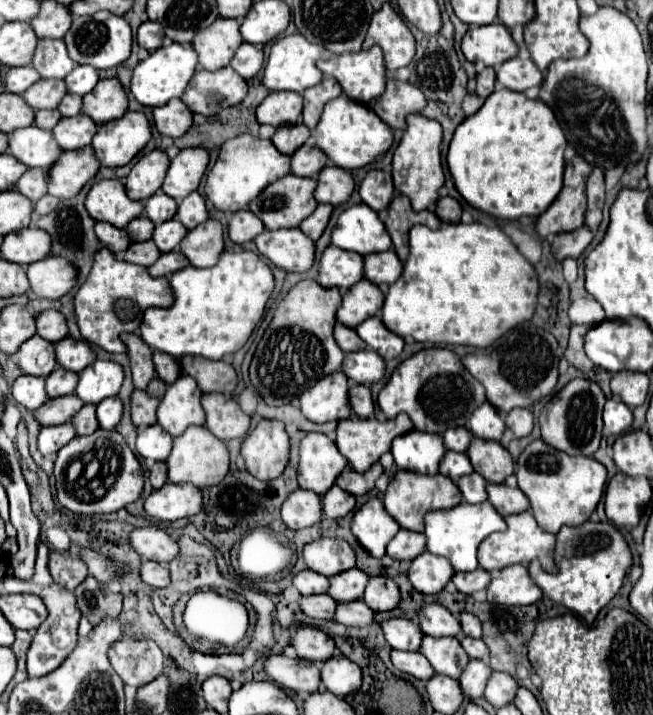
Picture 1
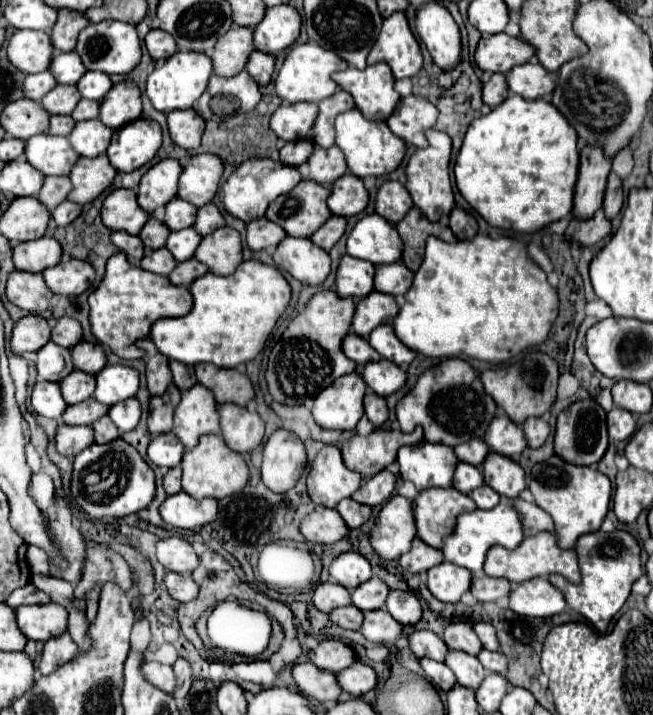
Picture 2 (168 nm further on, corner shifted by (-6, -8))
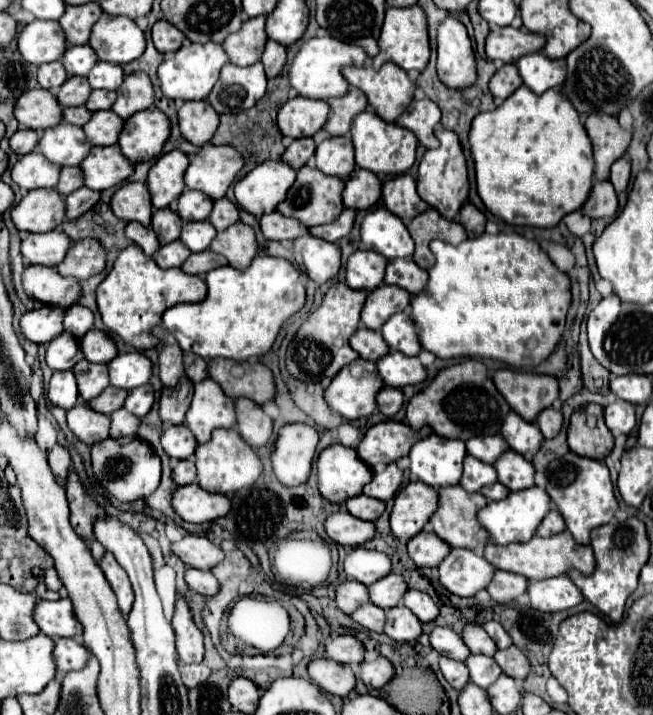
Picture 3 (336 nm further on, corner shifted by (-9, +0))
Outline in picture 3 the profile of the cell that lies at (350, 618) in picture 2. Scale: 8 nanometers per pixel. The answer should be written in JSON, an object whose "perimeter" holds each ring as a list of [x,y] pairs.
{"perimeter":[[[373,603],[361,605],[357,611],[351,613],[351,619],[357,621],[359,625],[367,627],[369,631],[383,633],[383,623],[385,623],[385,611]]]}

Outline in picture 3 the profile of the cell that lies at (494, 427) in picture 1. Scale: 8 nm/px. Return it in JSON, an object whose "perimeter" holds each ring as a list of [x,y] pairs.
{"perimeter":[[[509,411],[507,417],[503,419],[501,435],[509,443],[509,447],[521,455],[539,451],[539,447],[543,443],[543,435],[541,435],[539,427],[535,427],[535,423],[525,421],[515,411]]]}

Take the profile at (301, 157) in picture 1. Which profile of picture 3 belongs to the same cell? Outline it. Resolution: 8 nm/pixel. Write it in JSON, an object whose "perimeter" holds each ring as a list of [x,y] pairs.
{"perimeter":[[[327,137],[315,151],[317,159],[317,169],[333,175],[347,179],[351,171],[355,169],[355,159],[353,159],[353,143],[351,137]]]}

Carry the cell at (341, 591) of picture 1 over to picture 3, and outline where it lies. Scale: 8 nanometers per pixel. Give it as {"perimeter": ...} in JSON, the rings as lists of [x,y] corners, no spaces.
{"perimeter":[[[389,573],[379,581],[375,581],[373,585],[369,585],[367,589],[371,603],[379,605],[381,609],[387,609],[387,607],[395,607],[401,601],[403,591],[407,591],[407,583],[403,581],[401,575]]]}

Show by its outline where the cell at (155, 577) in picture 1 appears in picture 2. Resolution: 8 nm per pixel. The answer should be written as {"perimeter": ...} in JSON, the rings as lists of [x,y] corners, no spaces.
{"perimeter":[[[166,573],[164,585],[166,585],[168,593],[174,599],[178,599],[180,603],[188,603],[188,601],[196,599],[196,595],[198,595],[198,587],[196,587],[194,579],[190,579],[188,573]]]}

